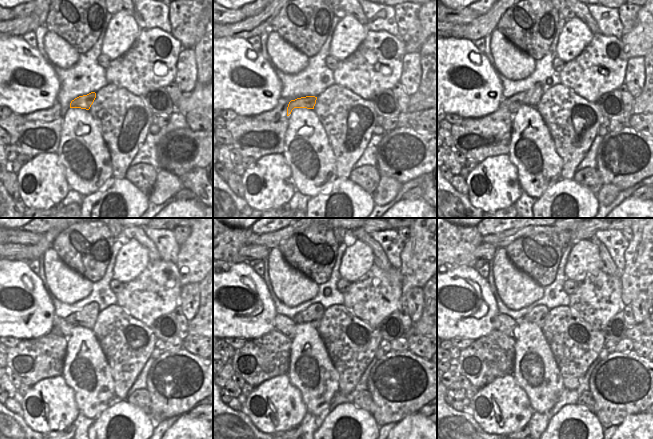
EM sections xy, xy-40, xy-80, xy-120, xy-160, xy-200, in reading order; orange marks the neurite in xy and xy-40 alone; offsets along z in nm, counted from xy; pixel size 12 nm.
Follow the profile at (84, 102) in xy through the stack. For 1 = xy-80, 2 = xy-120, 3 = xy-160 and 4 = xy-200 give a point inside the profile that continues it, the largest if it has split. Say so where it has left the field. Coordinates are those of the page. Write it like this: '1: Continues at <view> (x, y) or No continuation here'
1: Continues at xy-80 (514, 107)
2: Continues at xy-120 (65, 328)
3: Continues at xy-160 (285, 325)
4: Continues at xy-200 (503, 323)

